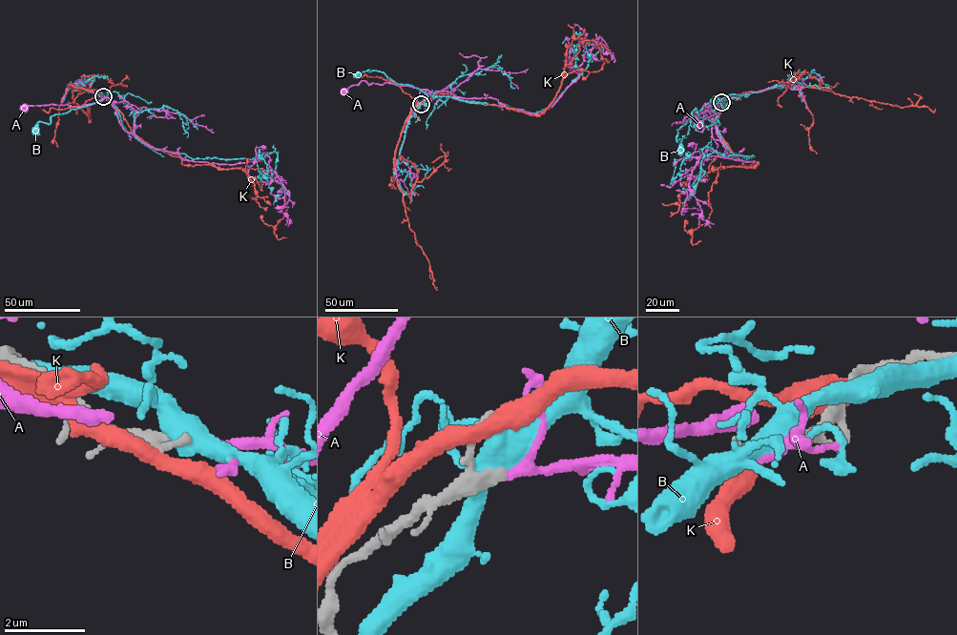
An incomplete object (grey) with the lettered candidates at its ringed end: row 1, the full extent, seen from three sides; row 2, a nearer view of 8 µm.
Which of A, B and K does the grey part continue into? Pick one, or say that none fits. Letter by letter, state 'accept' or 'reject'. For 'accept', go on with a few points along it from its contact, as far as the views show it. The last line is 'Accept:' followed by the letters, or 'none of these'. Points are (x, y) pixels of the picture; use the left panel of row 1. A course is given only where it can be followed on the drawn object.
A: accept | via (103, 96), (126, 100), (137, 108), (134, 133), (126, 132), (107, 97), (76, 106), (51, 104), (24, 109)
B: reject
K: reject
Accept: A

